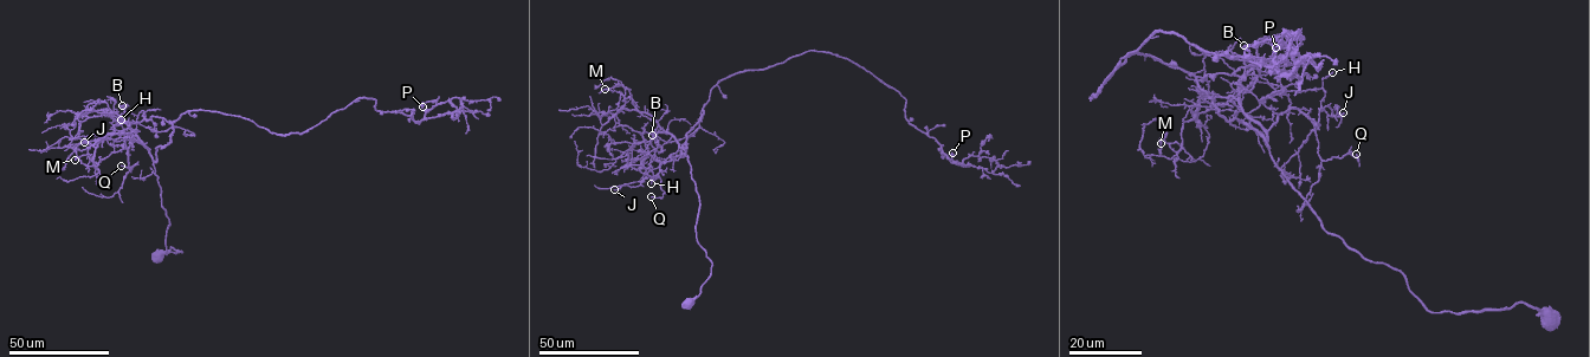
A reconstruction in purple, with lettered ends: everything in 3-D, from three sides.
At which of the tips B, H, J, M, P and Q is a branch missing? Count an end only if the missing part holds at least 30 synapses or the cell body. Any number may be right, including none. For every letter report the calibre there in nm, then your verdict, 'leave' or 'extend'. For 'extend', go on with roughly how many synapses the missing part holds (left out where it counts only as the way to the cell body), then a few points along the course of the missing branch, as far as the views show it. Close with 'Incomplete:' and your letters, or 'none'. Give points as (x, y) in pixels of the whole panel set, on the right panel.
B: 380 nm thick; leave
H: 160 nm thick; leave
J: 80 nm thick; leave
M: 420 nm thick; leave
P: 400 nm thick; leave
Q: 130 nm thick; leave
Incomplete: none

